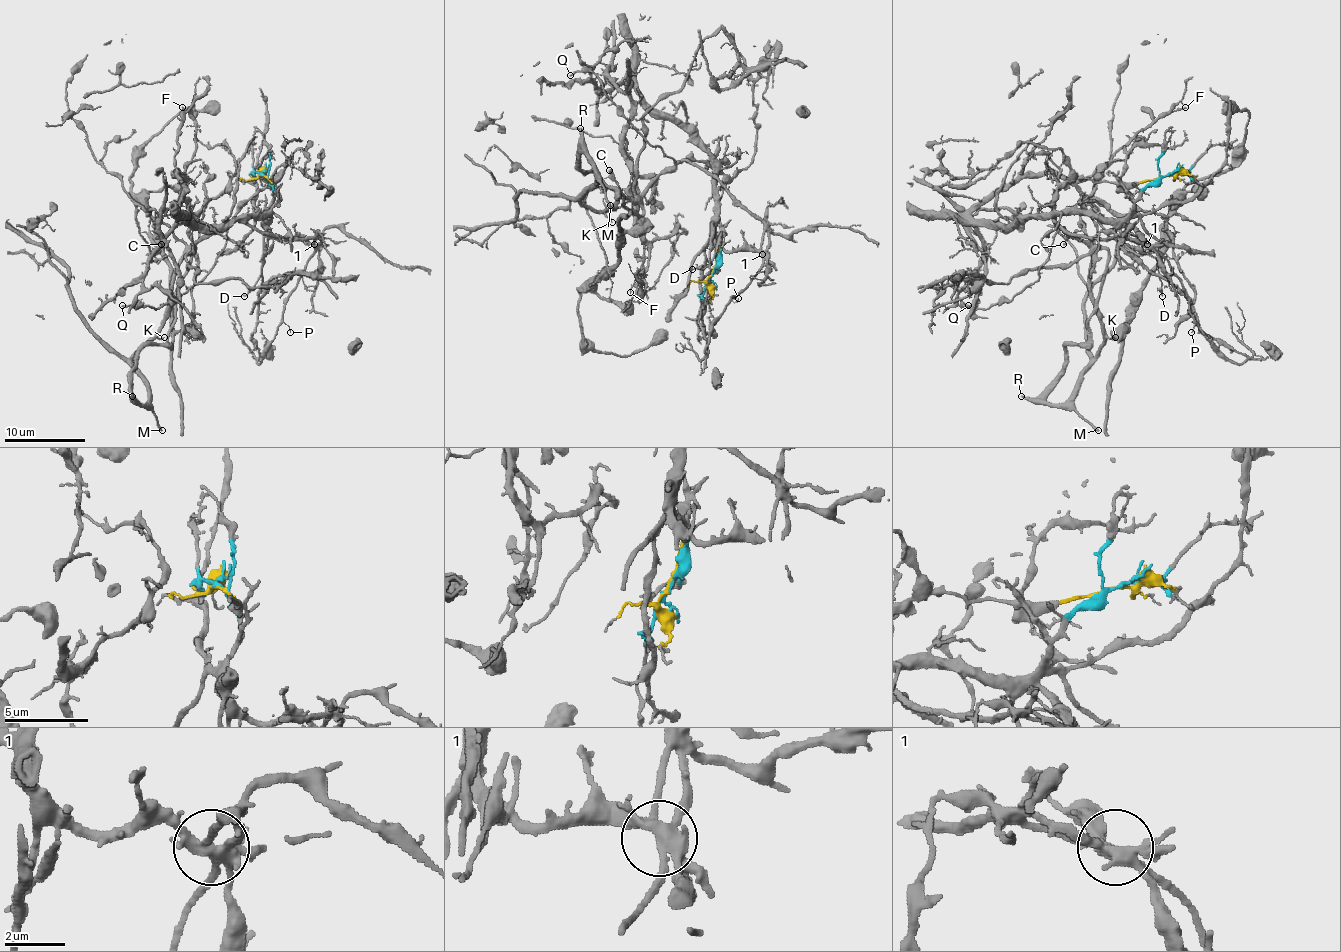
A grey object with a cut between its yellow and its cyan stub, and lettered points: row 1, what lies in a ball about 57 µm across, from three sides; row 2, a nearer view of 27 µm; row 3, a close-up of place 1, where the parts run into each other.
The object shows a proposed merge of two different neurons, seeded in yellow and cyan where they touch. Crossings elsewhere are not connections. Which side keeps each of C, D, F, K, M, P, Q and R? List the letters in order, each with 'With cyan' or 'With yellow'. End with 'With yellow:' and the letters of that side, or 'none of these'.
C: With yellow
D: With cyan
F: With cyan
K: With yellow
M: With yellow
P: With yellow
Q: With yellow
R: With yellow
With yellow: C, K, M, P, Q, R

